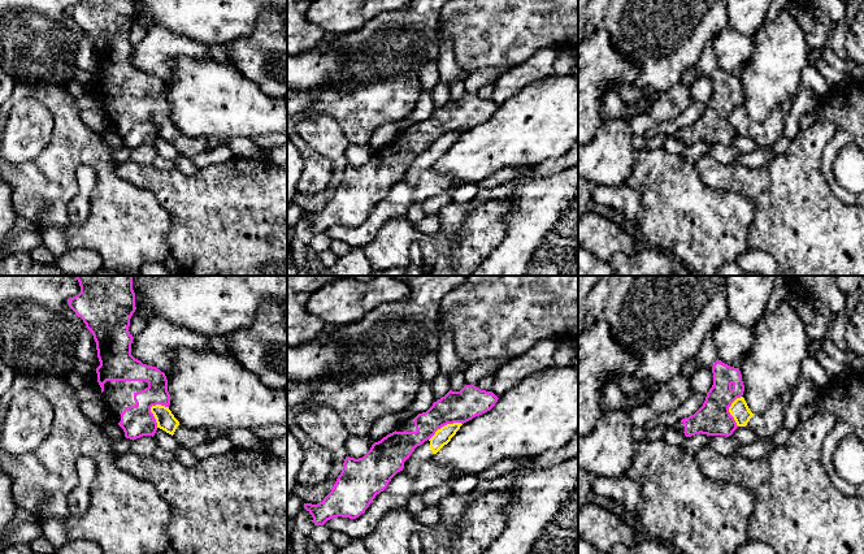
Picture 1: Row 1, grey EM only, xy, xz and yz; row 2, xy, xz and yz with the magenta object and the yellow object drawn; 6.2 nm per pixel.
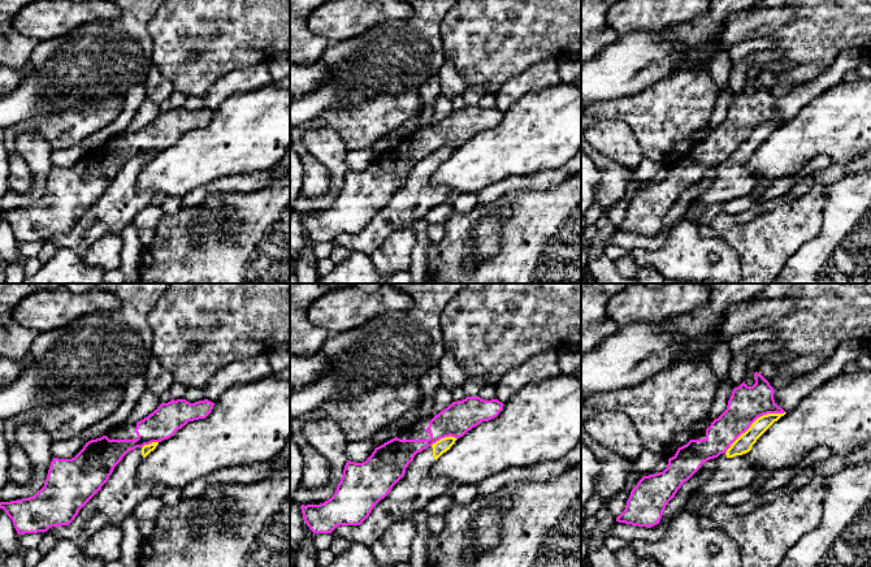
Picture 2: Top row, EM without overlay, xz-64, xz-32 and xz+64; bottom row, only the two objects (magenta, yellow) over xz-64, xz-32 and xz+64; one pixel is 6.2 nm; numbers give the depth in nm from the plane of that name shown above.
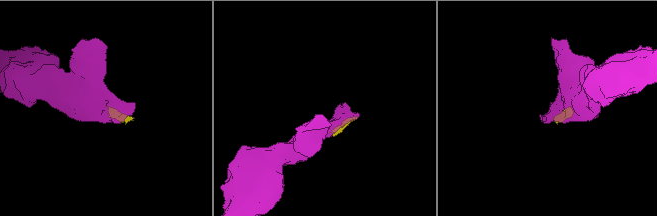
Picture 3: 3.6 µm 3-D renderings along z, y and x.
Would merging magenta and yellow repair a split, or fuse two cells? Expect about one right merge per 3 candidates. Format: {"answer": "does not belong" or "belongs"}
{"answer": "does not belong"}

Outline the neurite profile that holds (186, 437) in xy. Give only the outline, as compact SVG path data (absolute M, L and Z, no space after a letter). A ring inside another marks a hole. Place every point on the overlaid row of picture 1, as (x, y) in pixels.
M156 404L151 407L151 412L153 414L156 419L157 428L172 434L182 447L191 450L192 447L210 440L209 430L205 430L203 428L191 429L191 428L182 425L174 417L169 407Z

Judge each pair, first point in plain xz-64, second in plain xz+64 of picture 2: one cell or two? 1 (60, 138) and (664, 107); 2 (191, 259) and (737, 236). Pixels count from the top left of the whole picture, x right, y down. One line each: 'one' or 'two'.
1: one
2: two

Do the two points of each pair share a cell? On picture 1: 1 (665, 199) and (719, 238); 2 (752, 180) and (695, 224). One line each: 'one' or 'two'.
1: one
2: two

